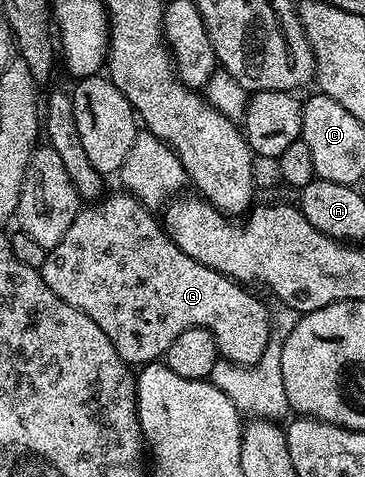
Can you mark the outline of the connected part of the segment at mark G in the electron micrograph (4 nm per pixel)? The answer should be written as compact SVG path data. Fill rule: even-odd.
M117 190L114 196L108 196L106 195L98 201L82 207L78 211L75 222L71 222L71 226L67 226L67 234L63 234L63 238L54 248L46 251L45 261L41 269L39 269L43 282L47 282L47 286L53 293L59 298L63 298L63 302L67 302L71 306L78 308L83 314L87 314L87 318L91 318L91 322L95 322L95 326L99 326L99 330L103 330L103 334L107 334L107 338L111 338L119 358L123 358L125 363L130 366L144 366L160 361L164 357L165 351L171 346L171 342L175 342L175 338L179 338L179 334L183 334L183 330L191 330L192 328L207 328L215 338L218 353L229 362L240 366L252 366L257 363L270 338L271 312L269 308L268 310L265 309L264 302L259 297L252 296L245 289L248 287L242 286L238 281L225 276L222 272L211 270L207 266L195 262L195 258L183 254L183 250L179 250L179 246L175 246L175 242L169 239L162 221L158 217L156 220L153 217L156 215L145 205L139 203L134 196L130 196L124 190Z

